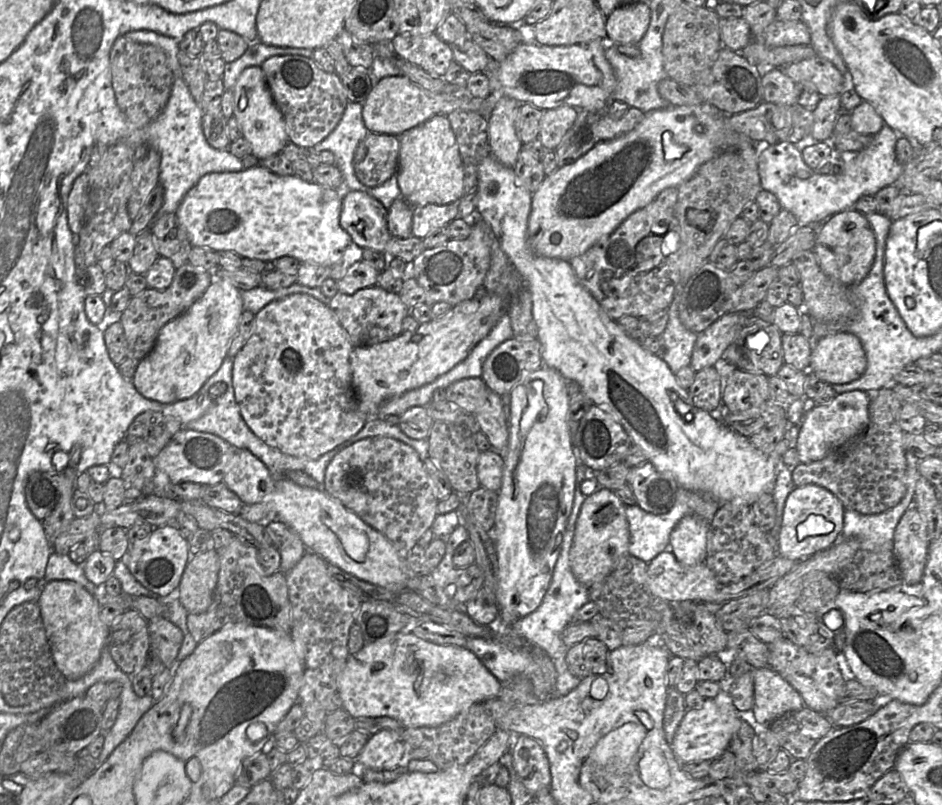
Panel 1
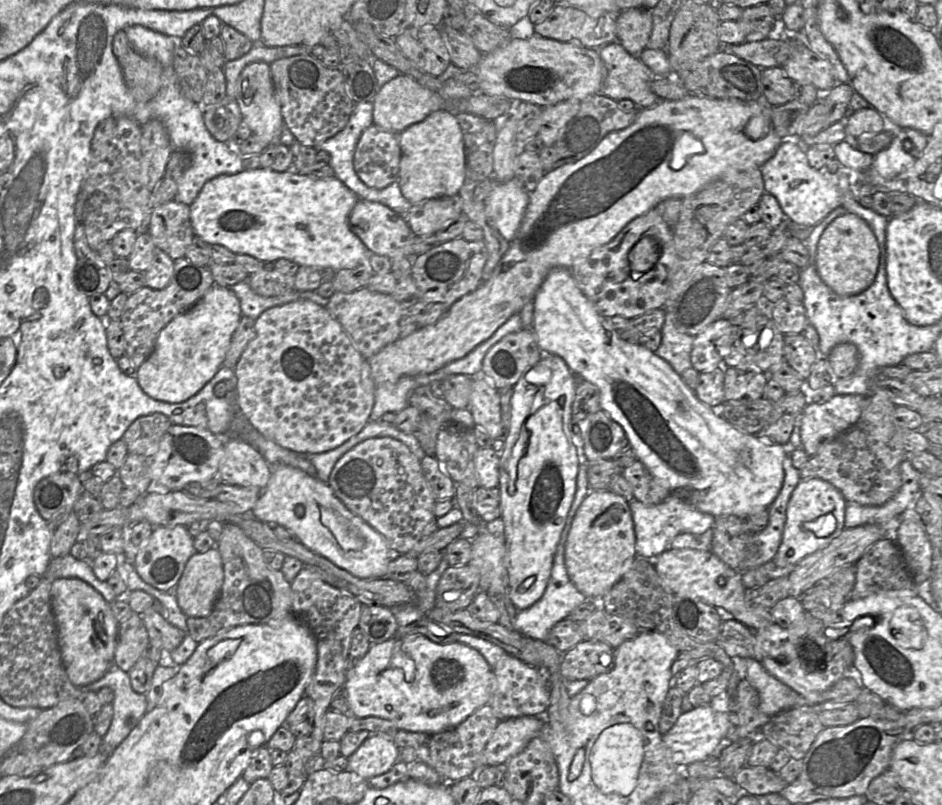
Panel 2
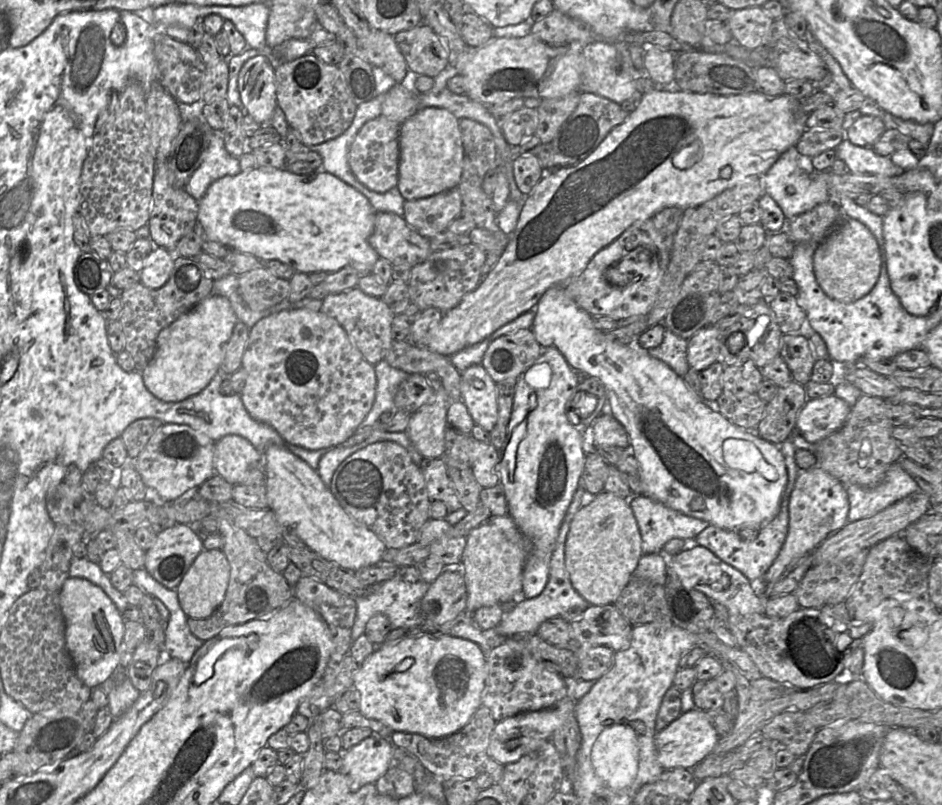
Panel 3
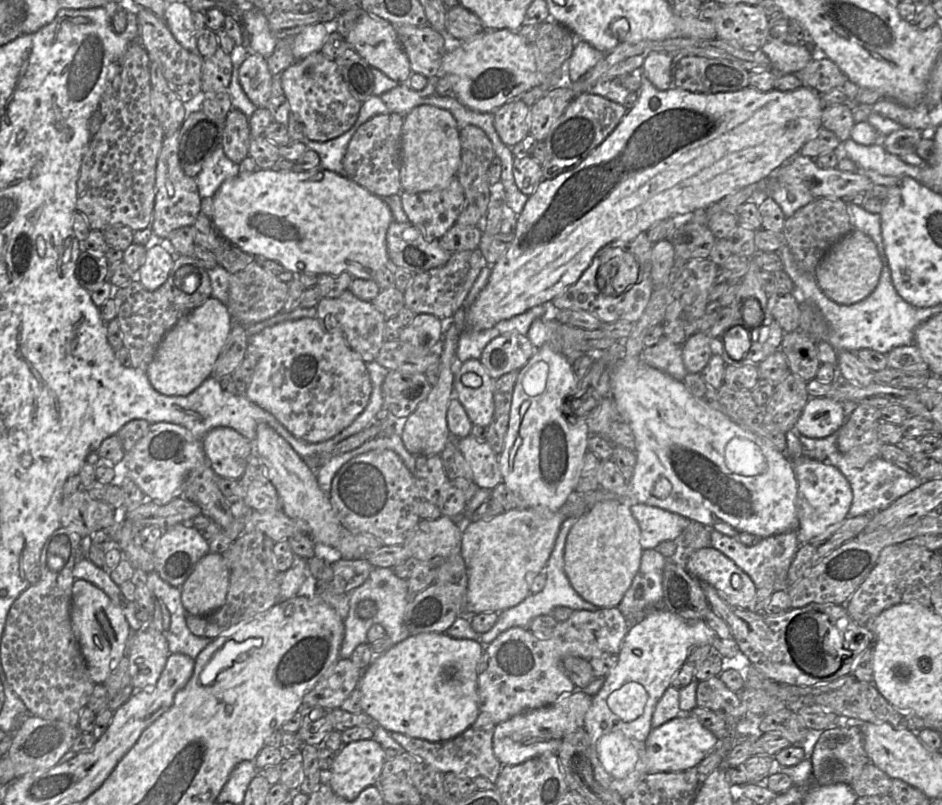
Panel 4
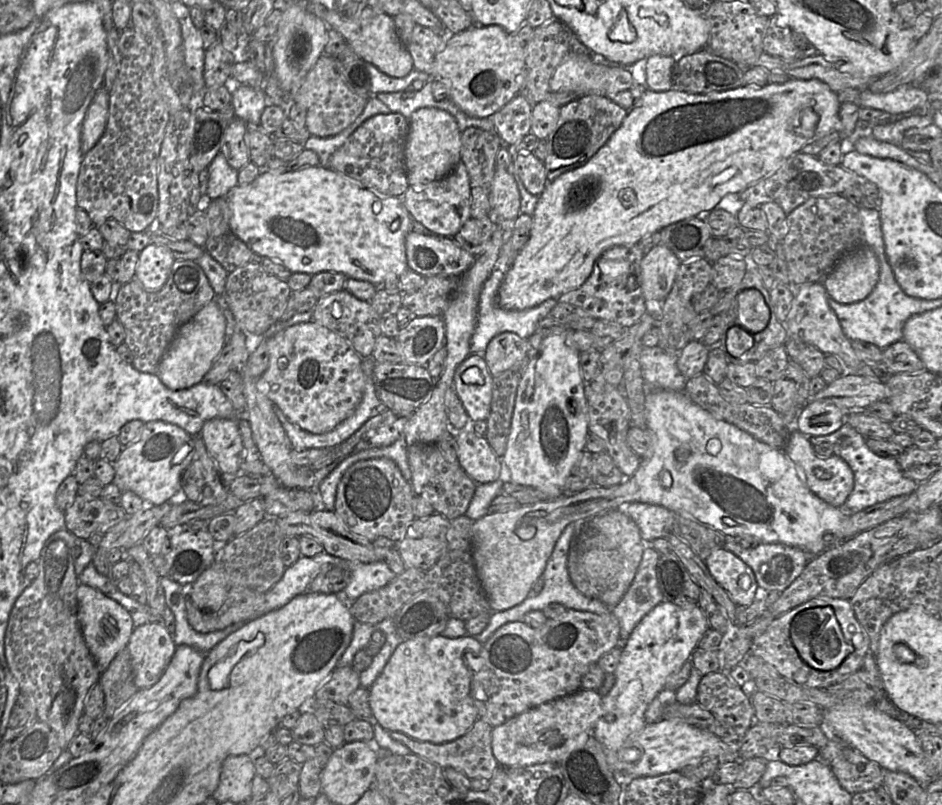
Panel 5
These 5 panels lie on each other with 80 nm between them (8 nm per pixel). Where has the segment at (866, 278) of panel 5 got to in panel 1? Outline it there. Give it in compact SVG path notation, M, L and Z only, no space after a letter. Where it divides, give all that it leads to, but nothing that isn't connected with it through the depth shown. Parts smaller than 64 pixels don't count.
M847 209L829 217L817 228L814 253L822 271L845 286L861 282L870 272L876 254L876 239L866 217Z

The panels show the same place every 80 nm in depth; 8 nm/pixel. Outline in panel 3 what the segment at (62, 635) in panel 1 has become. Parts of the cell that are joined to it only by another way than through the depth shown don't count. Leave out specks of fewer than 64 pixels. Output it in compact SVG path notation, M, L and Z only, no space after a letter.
M67 578L61 588L59 601L65 621L66 648L76 674L86 686L95 688L111 678L120 665L125 620L105 592L83 578Z

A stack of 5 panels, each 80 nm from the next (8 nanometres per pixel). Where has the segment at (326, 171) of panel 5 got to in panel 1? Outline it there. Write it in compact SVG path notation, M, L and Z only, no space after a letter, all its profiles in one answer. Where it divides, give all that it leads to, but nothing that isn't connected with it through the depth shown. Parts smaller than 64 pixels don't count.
M263 166L243 169L241 171L211 172L203 175L198 182L186 193L180 205L175 211L175 216L187 234L192 246L208 247L214 251L232 251L242 258L259 259L262 261L275 261L283 256L292 256L301 262L312 262L322 266L333 266L342 260L344 251L352 242L351 236L340 225L340 213L342 208L342 197L347 192L345 188L341 191L324 189L315 182L306 182L295 175L279 176L272 173Z

